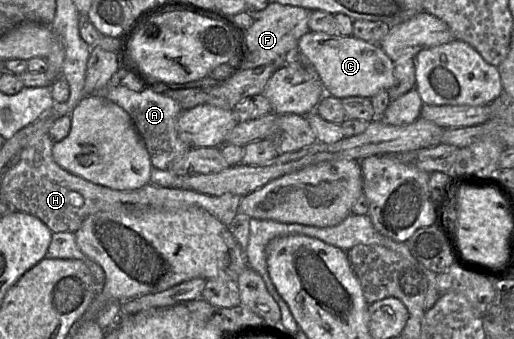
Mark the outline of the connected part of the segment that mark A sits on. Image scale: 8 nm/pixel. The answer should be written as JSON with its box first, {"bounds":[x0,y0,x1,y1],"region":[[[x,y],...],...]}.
{"bounds":[92,85,192,170],"region":[[[107,85],[92,95],[99,95],[116,103],[130,115],[135,128],[145,142],[154,168],[166,170],[176,157],[192,149],[180,139],[177,131],[176,122],[182,108],[167,95],[149,89],[133,91],[123,86],[109,87]]]}

